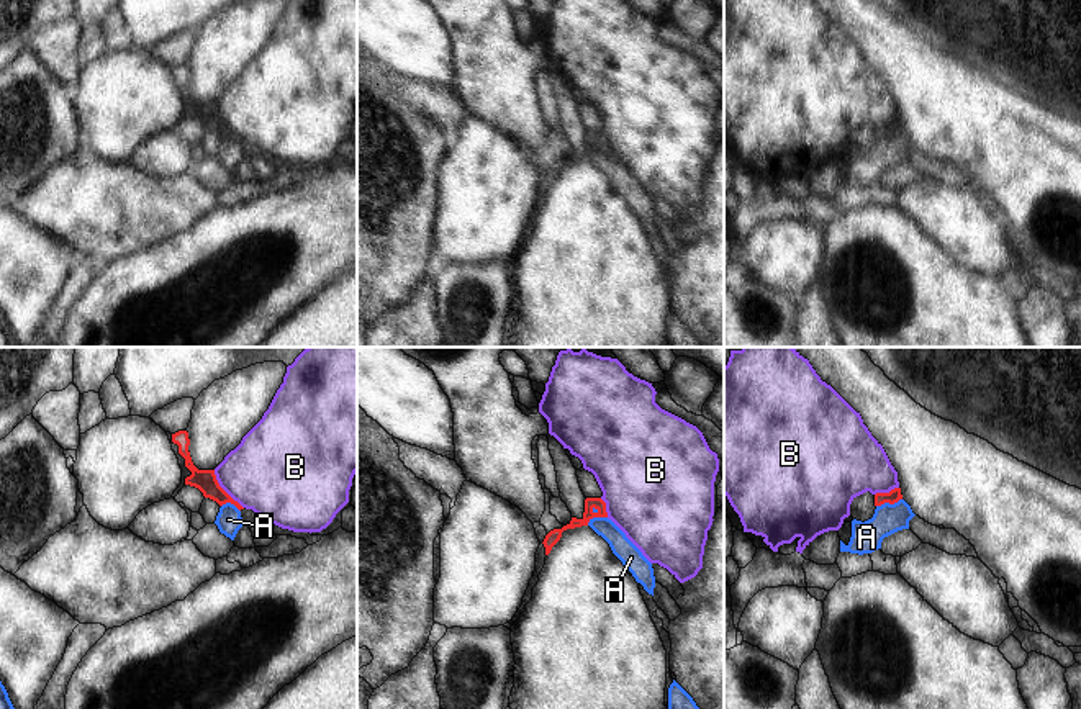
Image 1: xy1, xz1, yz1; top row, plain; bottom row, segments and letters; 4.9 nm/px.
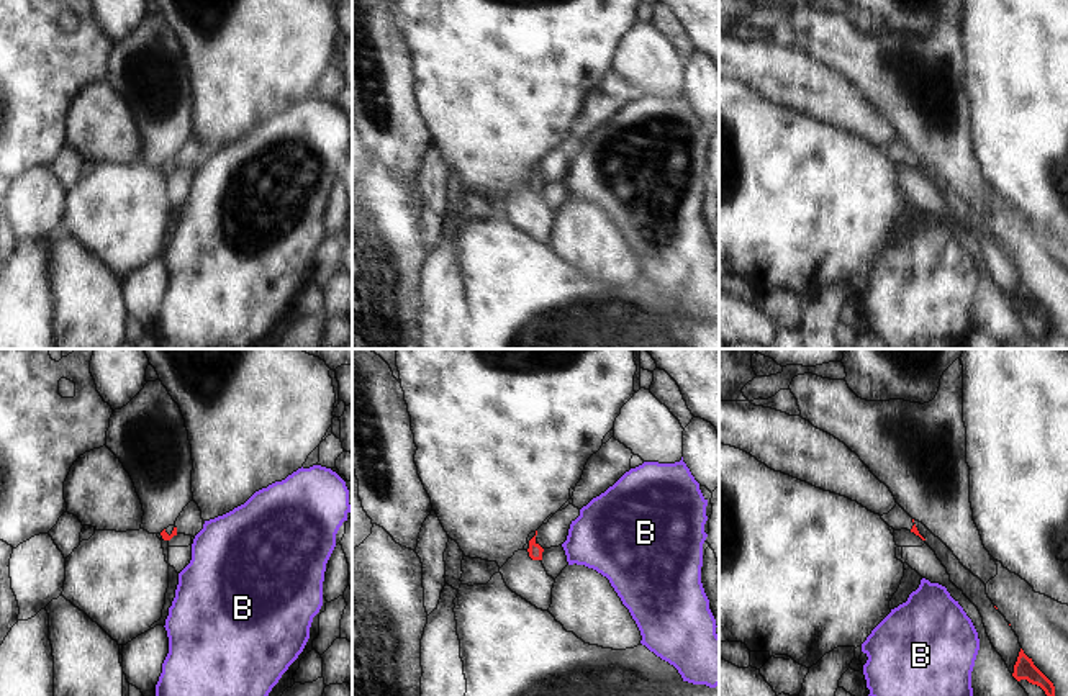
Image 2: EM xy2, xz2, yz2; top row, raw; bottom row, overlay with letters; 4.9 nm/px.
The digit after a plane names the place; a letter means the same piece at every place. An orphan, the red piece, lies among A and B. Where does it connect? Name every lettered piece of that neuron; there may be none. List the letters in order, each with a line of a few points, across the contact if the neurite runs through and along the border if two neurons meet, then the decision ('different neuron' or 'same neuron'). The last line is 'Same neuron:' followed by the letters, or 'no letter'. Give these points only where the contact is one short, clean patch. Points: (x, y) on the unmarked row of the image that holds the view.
A: line yz1 (901, 131), (877, 139); different neuron
B: line xy1 (213, 103), (218, 117), (243, 141); different neuron
Same neuron: no letter

